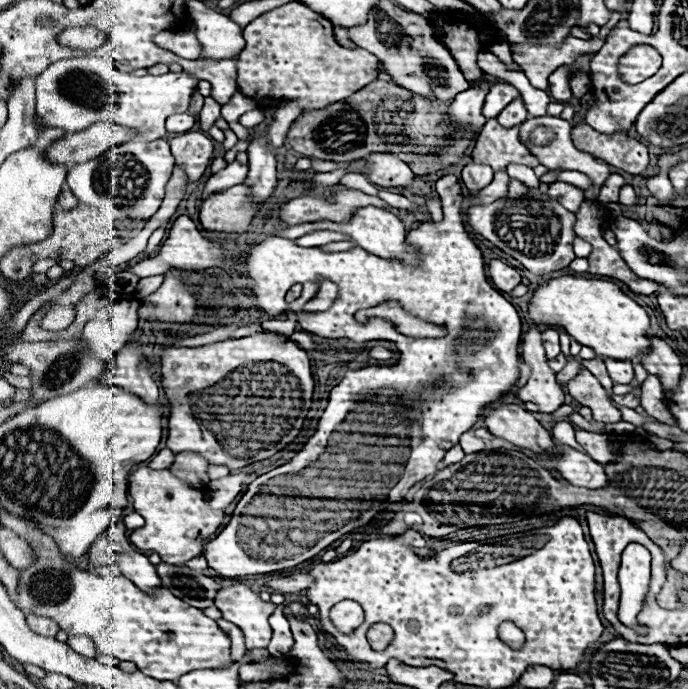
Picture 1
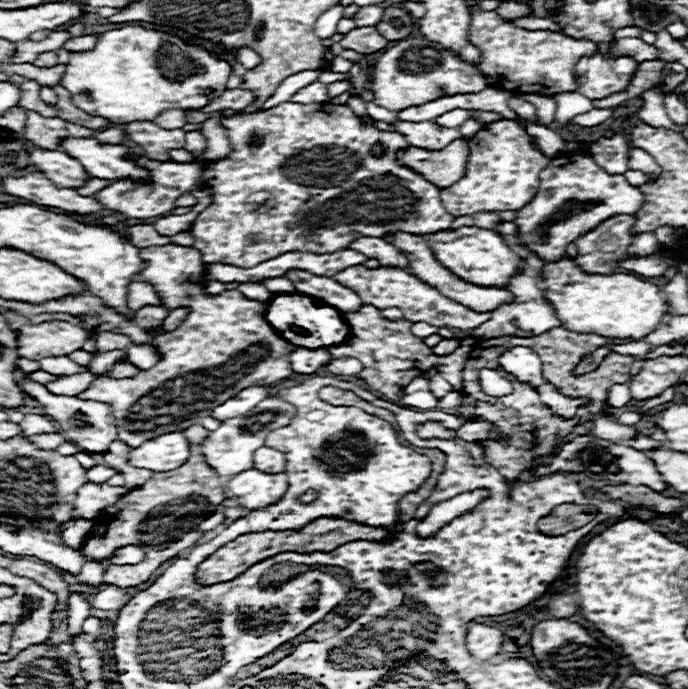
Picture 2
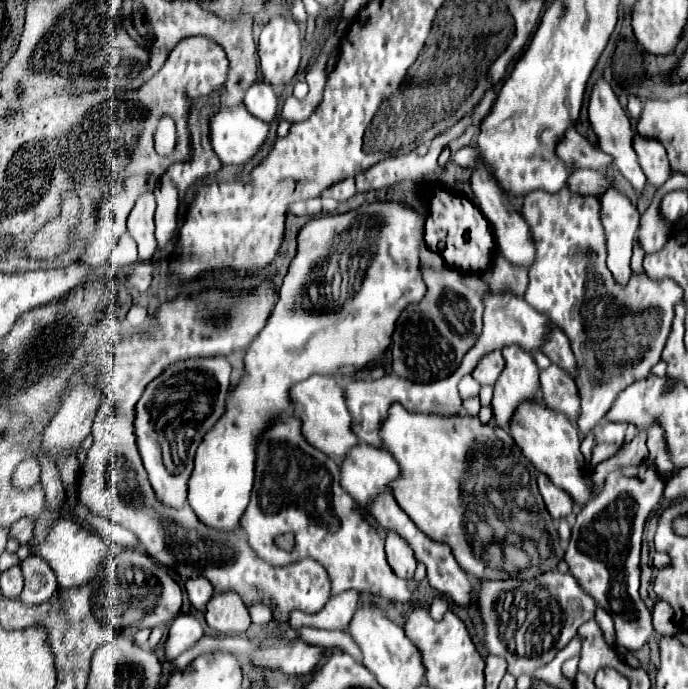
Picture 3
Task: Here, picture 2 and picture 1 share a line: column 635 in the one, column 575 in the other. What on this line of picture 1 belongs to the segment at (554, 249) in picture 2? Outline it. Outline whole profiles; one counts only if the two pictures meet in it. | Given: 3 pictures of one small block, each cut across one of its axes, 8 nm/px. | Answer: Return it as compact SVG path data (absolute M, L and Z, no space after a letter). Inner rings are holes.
M552 182L548 192L550 196L558 198L558 202L562 202L562 206L566 206L570 212L578 212L580 204L584 202L584 192L568 182Z

